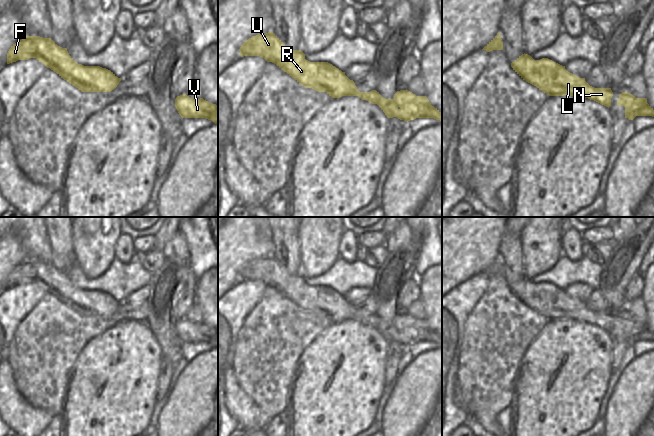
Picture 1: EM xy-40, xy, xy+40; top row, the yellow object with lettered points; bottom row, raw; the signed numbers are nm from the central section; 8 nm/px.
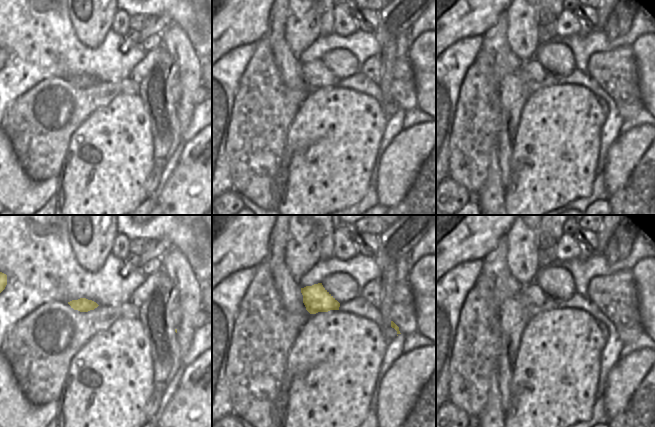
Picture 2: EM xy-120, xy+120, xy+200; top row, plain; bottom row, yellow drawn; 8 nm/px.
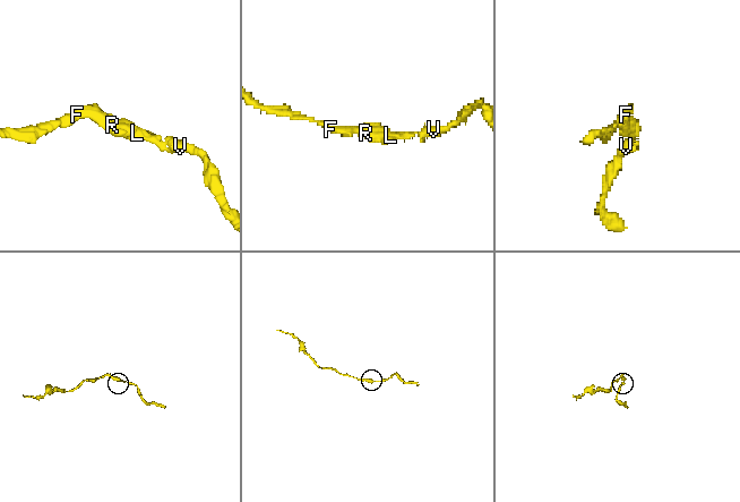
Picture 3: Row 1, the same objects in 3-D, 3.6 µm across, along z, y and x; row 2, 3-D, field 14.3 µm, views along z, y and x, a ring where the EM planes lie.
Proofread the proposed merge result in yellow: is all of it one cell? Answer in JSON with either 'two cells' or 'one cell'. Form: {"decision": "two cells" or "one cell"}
{"decision": "one cell"}

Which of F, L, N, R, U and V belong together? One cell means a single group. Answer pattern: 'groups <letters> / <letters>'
groups F L N R U V

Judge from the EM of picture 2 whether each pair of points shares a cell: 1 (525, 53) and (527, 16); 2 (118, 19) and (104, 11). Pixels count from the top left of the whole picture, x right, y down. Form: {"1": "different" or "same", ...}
{"1": "same", "2": "different"}

